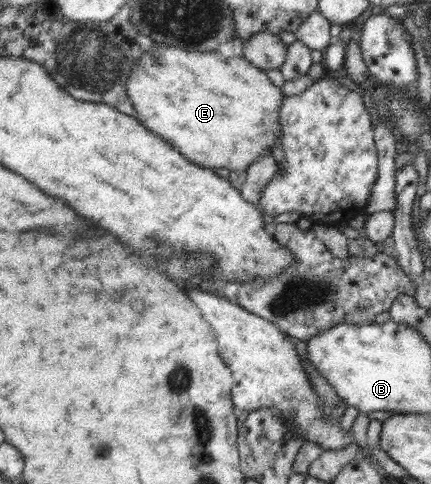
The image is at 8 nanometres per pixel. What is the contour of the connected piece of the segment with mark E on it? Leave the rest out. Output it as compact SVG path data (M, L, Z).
M157 46L147 52L135 66L127 85L128 95L137 109L137 119L176 148L186 159L206 169L226 168L239 173L253 160L270 152L279 138L279 109L283 94L266 78L264 70L243 57L222 57L216 50L197 52L179 46Z

